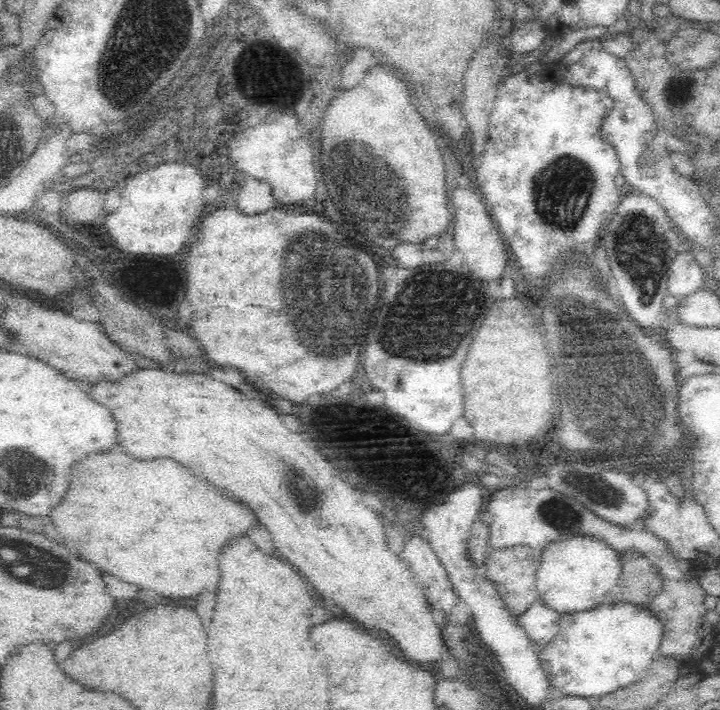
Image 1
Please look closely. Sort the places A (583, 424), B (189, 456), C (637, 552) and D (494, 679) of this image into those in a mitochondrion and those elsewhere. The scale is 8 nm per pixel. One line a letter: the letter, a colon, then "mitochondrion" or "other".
A: mitochondrion
B: other
C: other
D: other

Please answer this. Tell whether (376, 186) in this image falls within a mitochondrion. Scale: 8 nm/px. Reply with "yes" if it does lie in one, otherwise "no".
yes

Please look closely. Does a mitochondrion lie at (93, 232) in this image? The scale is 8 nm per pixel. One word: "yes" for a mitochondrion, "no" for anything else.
no

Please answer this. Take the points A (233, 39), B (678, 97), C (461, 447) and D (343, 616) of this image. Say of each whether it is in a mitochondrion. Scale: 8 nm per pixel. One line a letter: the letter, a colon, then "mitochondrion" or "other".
A: other
B: mitochondrion
C: other
D: other

